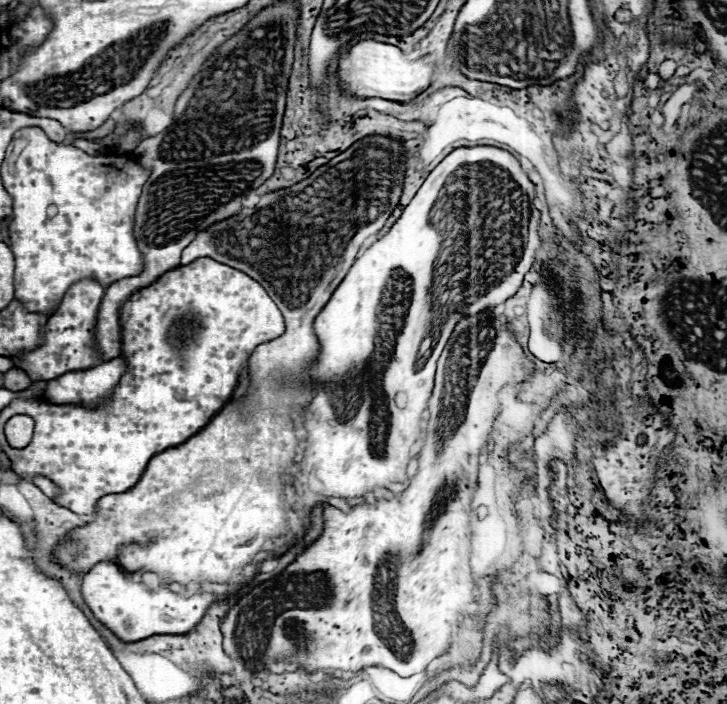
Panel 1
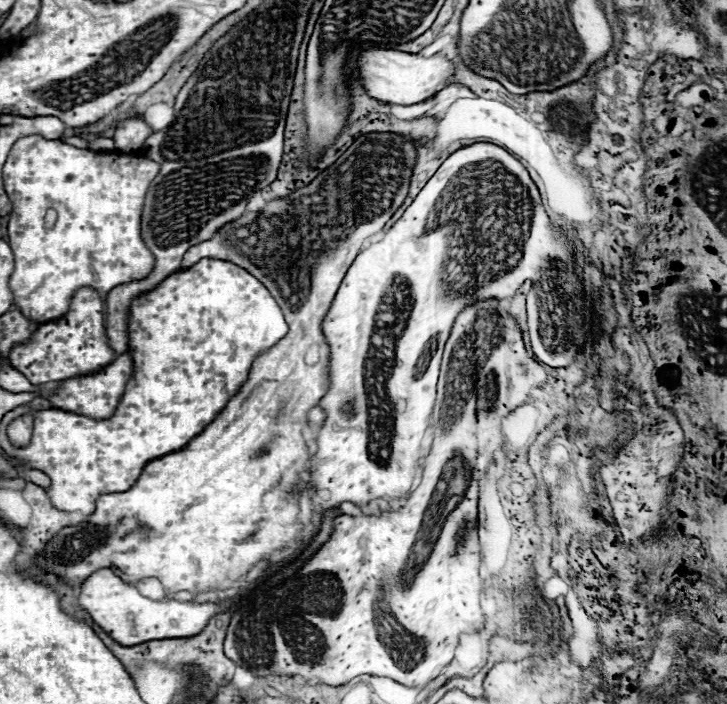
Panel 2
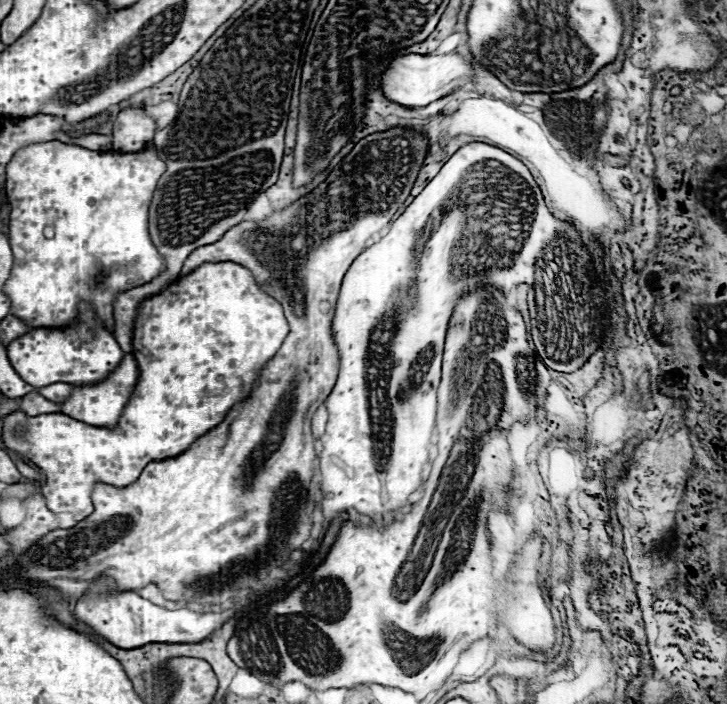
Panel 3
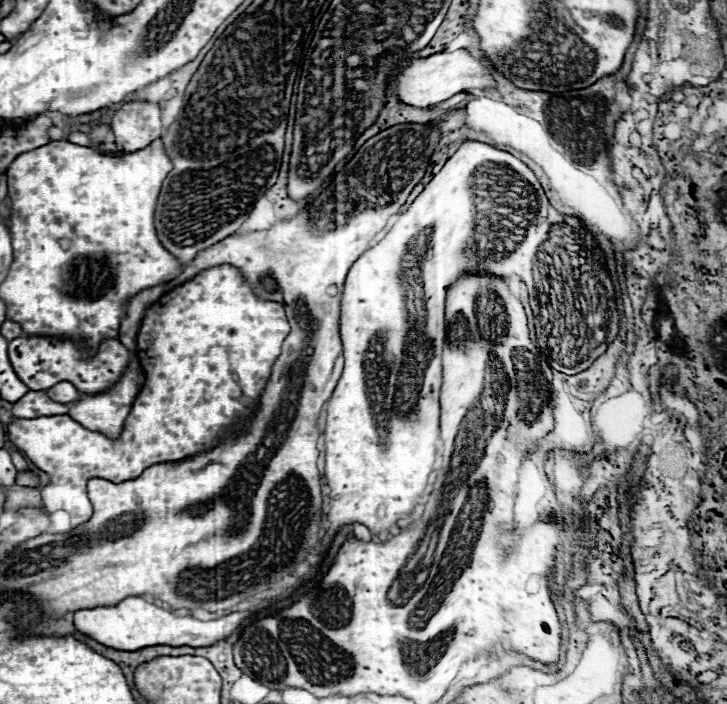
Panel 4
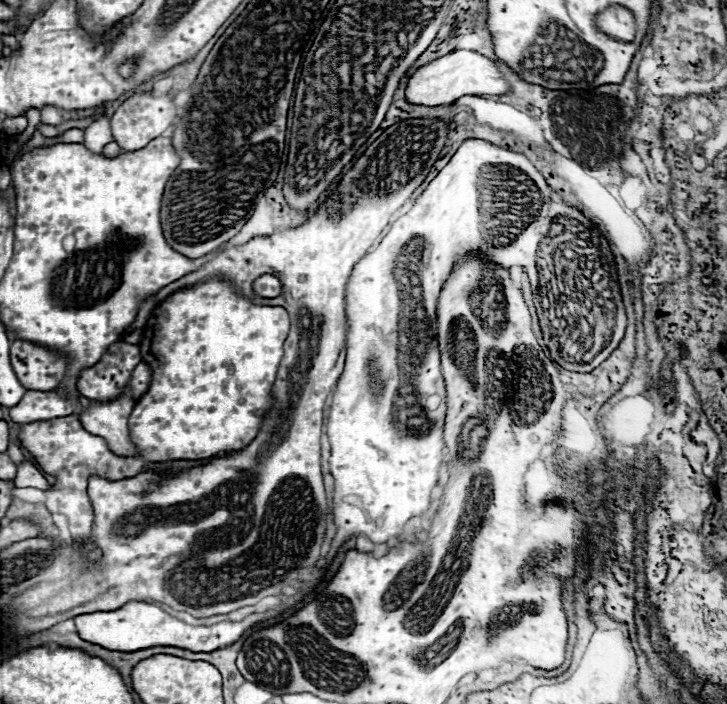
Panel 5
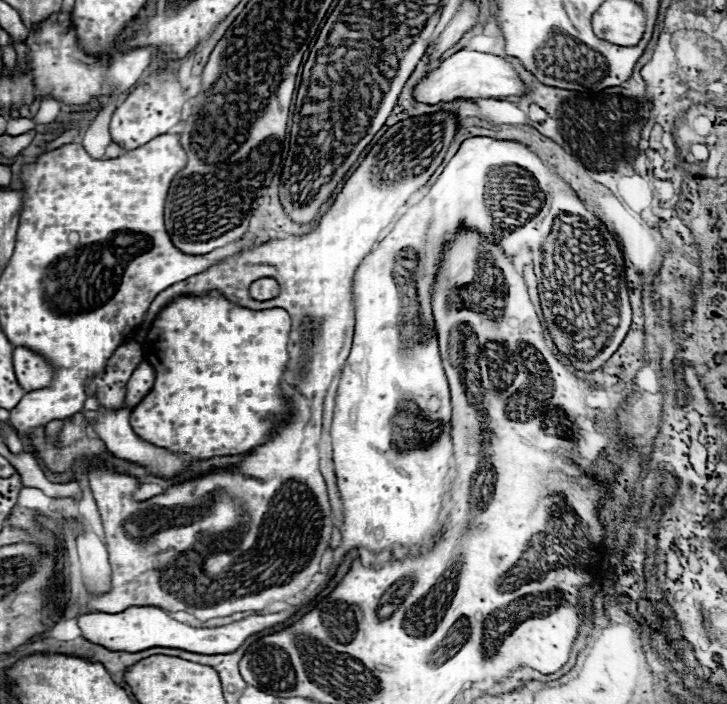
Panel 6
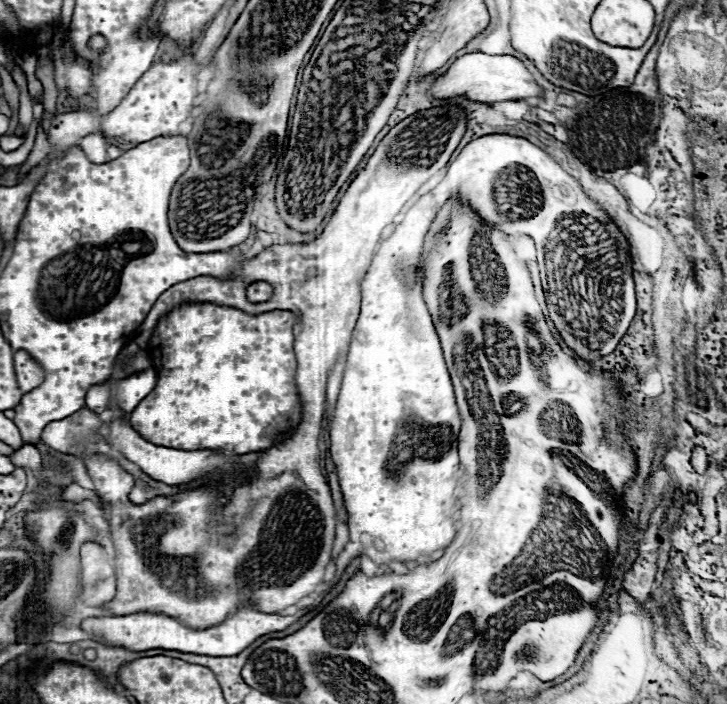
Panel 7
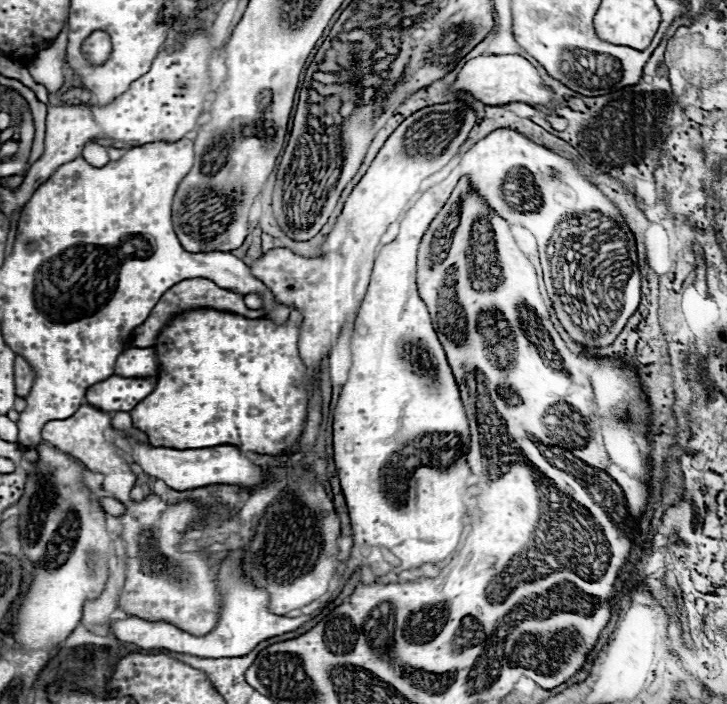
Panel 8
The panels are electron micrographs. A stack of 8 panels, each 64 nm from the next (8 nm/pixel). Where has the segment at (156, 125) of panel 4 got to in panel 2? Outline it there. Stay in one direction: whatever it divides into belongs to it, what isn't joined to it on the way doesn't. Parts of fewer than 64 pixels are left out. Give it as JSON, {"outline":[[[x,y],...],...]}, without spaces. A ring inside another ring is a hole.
{"outline":[[[134,116],[134,118],[128,118],[128,120],[122,120],[118,126],[116,126],[116,134],[114,134],[114,142],[116,142],[116,148],[120,152],[136,152],[138,148],[142,148],[144,140],[152,134],[152,130],[148,128],[148,124]]]}

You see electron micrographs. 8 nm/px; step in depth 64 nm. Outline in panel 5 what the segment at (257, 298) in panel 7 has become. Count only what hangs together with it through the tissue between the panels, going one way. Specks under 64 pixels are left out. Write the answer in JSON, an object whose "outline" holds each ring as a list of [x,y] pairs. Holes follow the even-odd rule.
{"outline":[[[264,274],[260,276],[256,282],[254,282],[254,292],[262,298],[270,298],[270,296],[278,296],[282,284],[276,276],[270,276],[270,274]]]}

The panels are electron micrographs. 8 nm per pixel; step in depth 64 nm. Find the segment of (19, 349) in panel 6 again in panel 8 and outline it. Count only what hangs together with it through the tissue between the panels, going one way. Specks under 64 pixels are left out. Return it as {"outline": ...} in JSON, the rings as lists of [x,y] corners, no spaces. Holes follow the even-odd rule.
{"outline":[[[16,356],[14,374],[16,374],[16,392],[18,392],[18,396],[26,396],[30,392],[32,384],[34,384],[34,370],[26,362],[26,358]]]}

